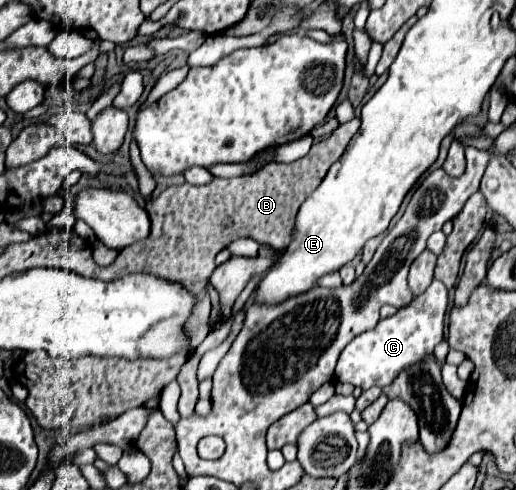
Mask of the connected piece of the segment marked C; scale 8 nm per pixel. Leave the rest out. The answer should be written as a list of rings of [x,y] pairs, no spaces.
[[[433,281],[425,293],[417,295],[407,307],[399,309],[393,317],[387,317],[387,319],[381,319],[373,329],[357,335],[341,353],[339,357],[339,363],[337,363],[337,369],[335,369],[335,379],[337,381],[347,381],[347,383],[353,383],[355,387],[361,387],[361,389],[371,389],[373,385],[377,387],[387,387],[395,377],[397,373],[401,373],[405,367],[411,367],[415,365],[417,361],[423,361],[425,357],[433,355],[433,349],[443,341],[445,333],[445,311],[447,311],[447,289],[445,285],[441,285],[441,281]]]

